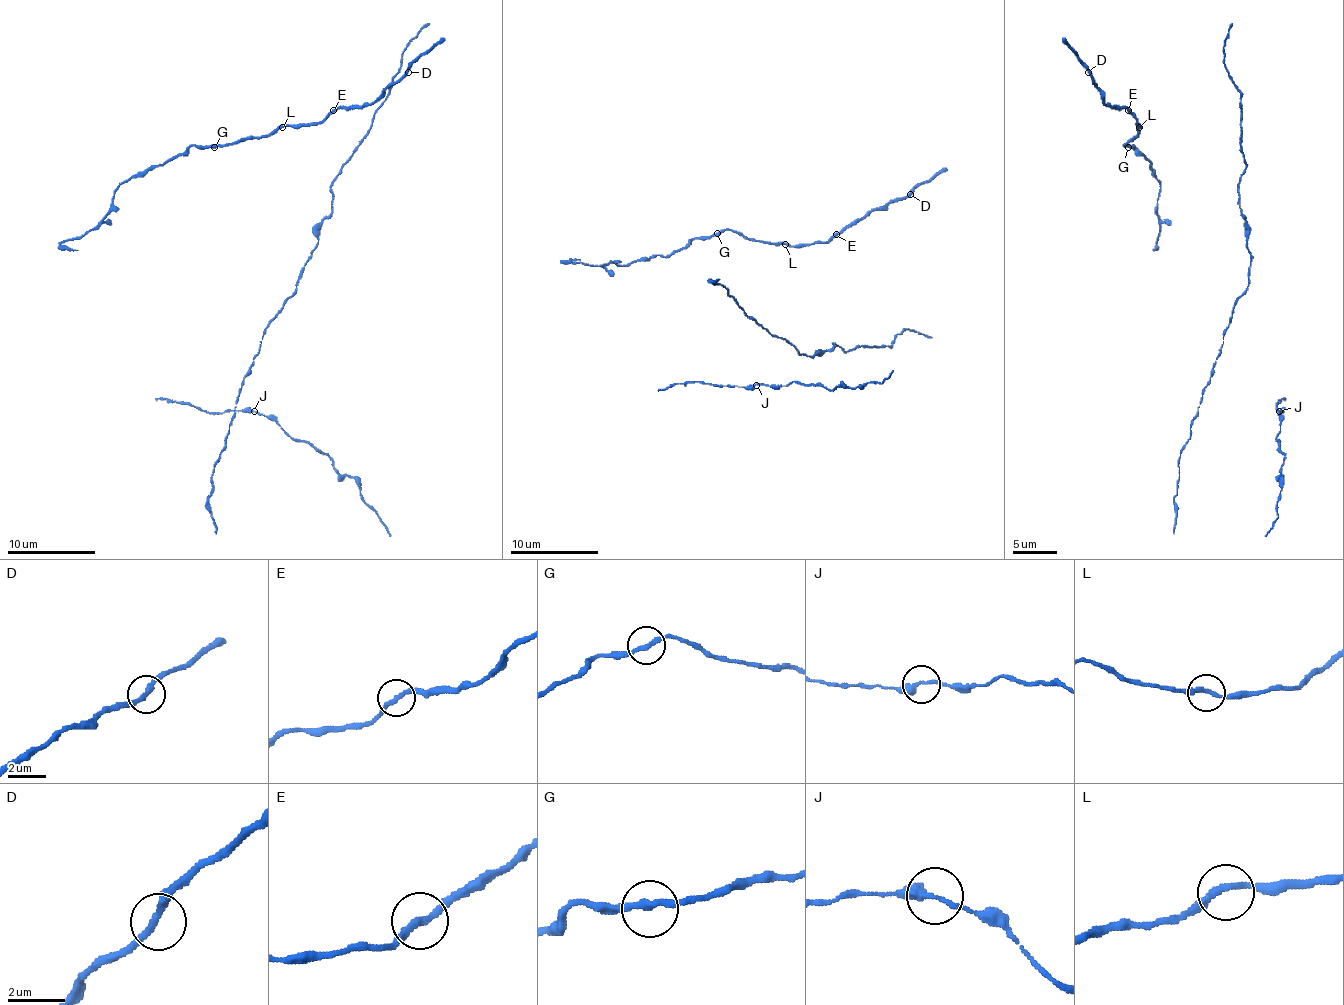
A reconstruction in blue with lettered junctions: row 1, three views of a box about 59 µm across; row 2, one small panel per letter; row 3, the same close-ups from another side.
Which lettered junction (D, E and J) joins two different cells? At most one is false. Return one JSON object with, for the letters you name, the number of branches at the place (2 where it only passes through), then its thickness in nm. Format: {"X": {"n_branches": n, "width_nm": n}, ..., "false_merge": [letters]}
{"false_merge": []}

